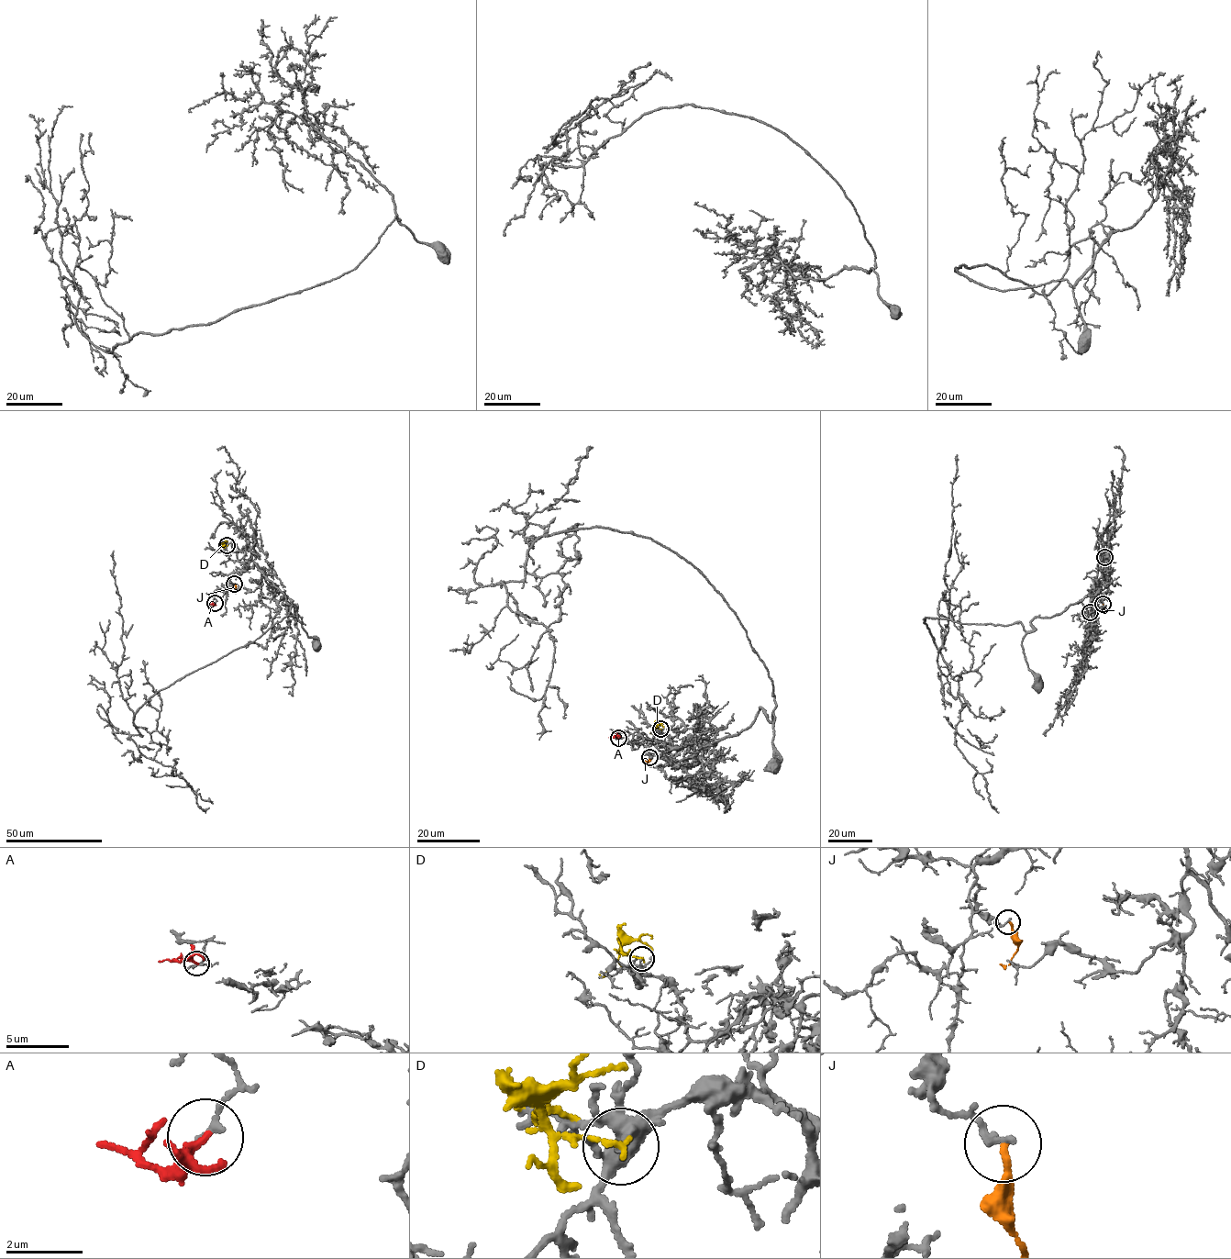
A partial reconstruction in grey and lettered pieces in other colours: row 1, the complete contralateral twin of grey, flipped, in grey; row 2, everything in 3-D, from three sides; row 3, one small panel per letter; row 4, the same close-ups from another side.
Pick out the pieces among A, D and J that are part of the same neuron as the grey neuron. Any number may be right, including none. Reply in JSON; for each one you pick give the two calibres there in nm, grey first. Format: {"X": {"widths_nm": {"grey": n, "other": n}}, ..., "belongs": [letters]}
{"belongs": []}

